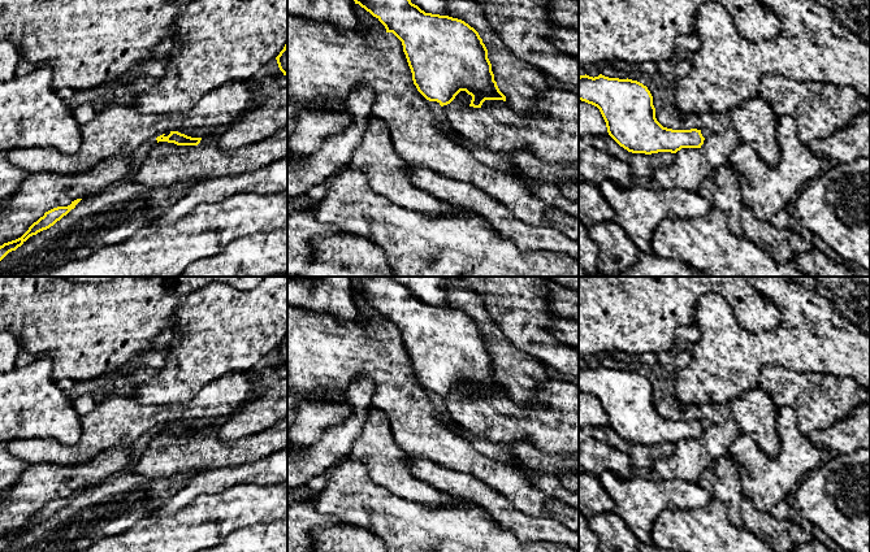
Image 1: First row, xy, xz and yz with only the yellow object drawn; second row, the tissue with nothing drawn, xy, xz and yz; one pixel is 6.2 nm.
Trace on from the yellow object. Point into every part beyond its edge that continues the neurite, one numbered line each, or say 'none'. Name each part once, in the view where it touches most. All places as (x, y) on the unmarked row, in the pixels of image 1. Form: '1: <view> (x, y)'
none

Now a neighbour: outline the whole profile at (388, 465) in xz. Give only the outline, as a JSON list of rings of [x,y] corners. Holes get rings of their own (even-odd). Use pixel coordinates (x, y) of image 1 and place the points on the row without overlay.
[[[373,405],[369,407],[363,430],[354,442],[350,458],[363,462],[375,483],[406,500],[432,509],[471,507],[467,501],[445,494],[412,474],[407,455],[394,440],[386,414]]]

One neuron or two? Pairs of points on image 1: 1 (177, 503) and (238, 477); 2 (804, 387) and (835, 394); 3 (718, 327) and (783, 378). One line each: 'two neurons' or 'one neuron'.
1: one neuron
2: one neuron
3: two neurons

